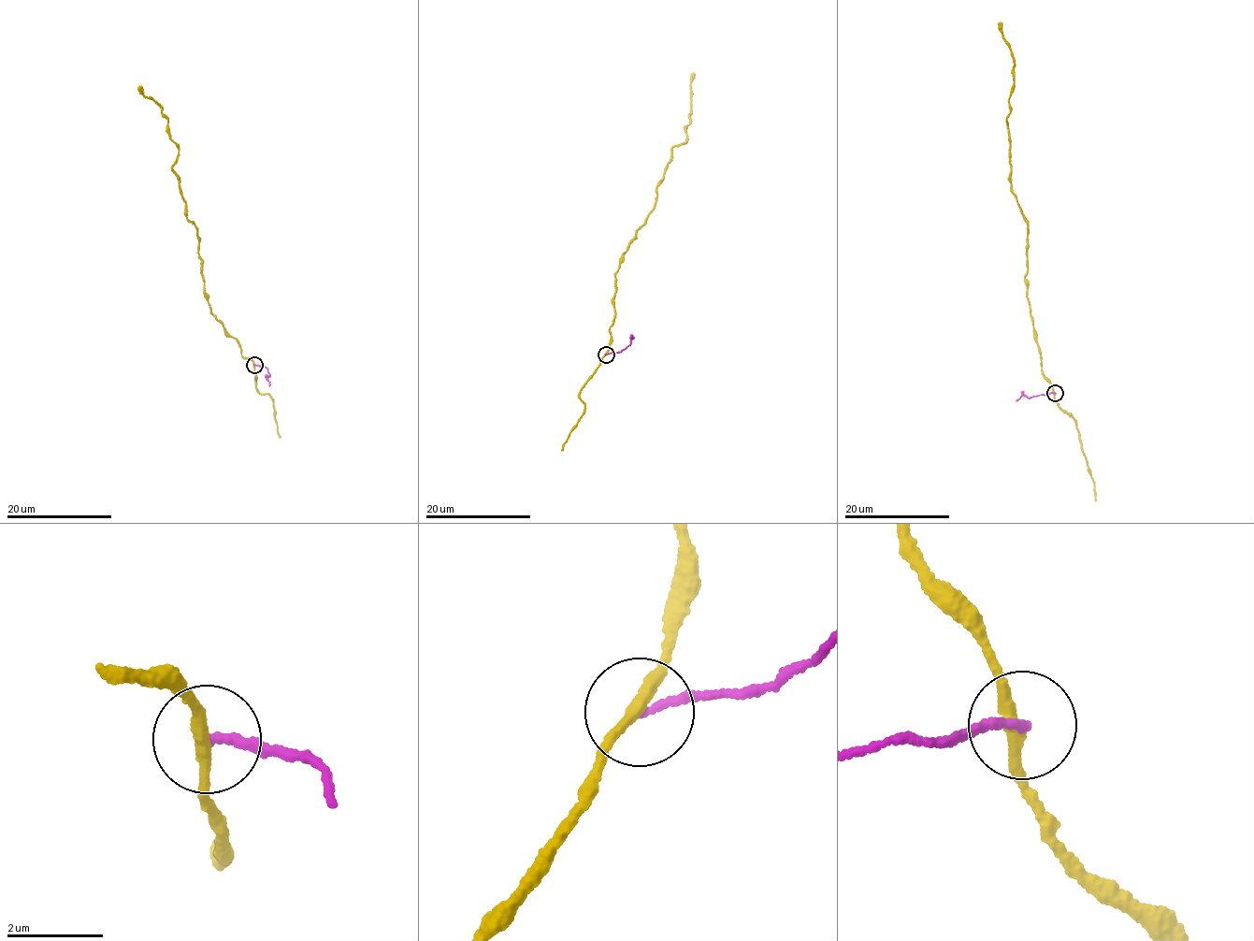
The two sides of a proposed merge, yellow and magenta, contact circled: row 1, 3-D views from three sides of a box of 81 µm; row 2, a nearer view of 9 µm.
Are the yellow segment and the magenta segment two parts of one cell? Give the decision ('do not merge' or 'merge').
do not merge

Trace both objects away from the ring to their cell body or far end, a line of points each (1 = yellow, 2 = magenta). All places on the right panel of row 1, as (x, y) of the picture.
1: (1055, 393), (1042, 371), (1029, 304), (1028, 221), (1010, 182), (1006, 120), (1014, 61), (998, 22)
2: (1055, 393), (1029, 398), (1022, 396), (1016, 401)

